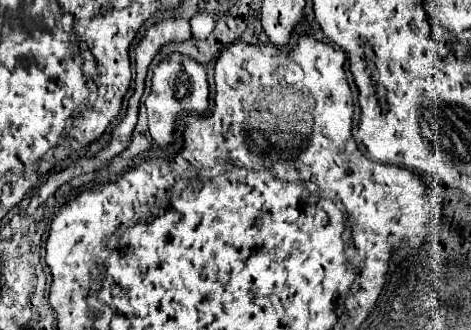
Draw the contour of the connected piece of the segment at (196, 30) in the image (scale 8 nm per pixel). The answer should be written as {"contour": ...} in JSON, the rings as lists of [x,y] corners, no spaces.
{"contour":[[[197,14],[191,18],[191,36],[195,40],[205,40],[215,28],[215,16],[213,14]]]}

